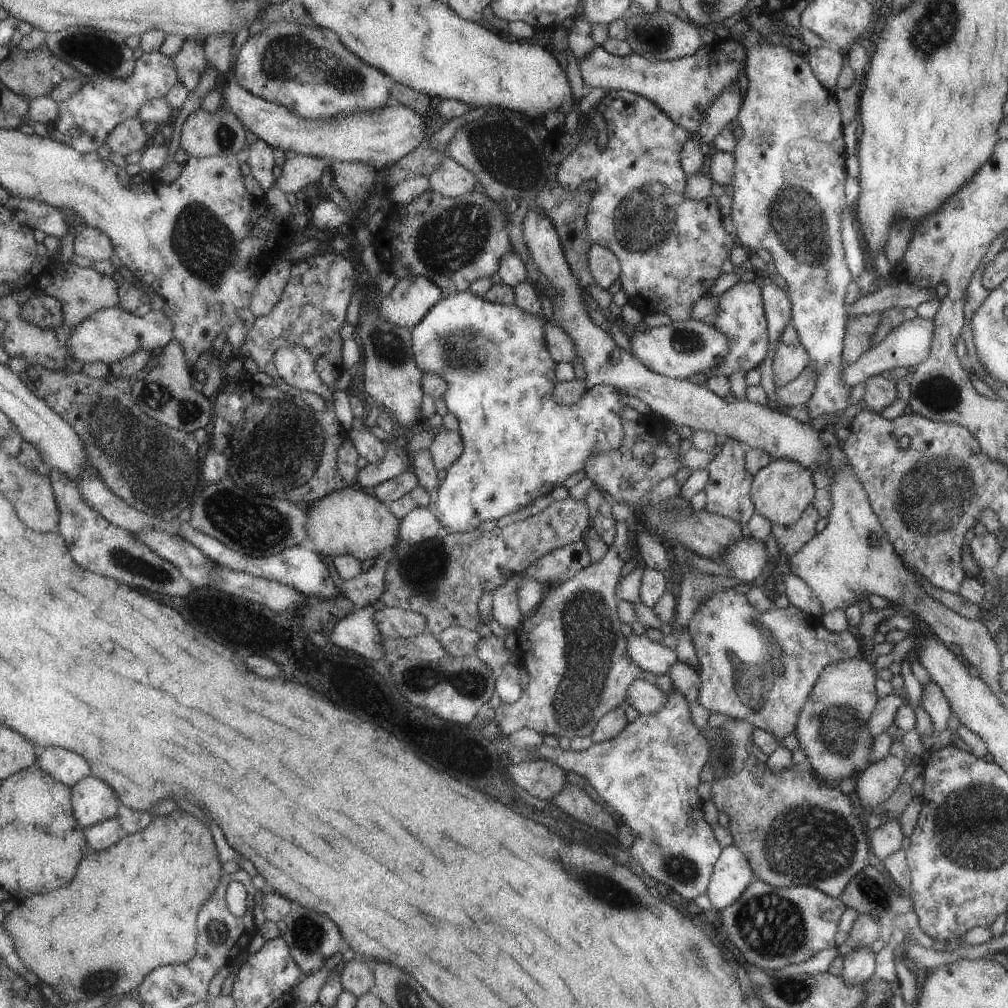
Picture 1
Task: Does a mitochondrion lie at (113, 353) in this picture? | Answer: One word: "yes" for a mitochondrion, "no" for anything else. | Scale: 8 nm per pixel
no

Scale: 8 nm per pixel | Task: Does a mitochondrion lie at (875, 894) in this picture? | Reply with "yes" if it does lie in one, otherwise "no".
yes

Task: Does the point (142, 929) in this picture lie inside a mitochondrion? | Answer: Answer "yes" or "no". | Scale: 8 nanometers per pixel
no

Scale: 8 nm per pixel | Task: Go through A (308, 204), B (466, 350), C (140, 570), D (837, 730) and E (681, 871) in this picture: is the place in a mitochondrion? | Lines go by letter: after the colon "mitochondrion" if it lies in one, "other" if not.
A: other
B: mitochondrion
C: mitochondrion
D: mitochondrion
E: mitochondrion

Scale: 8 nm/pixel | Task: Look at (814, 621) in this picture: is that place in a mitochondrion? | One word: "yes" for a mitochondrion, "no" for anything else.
no

